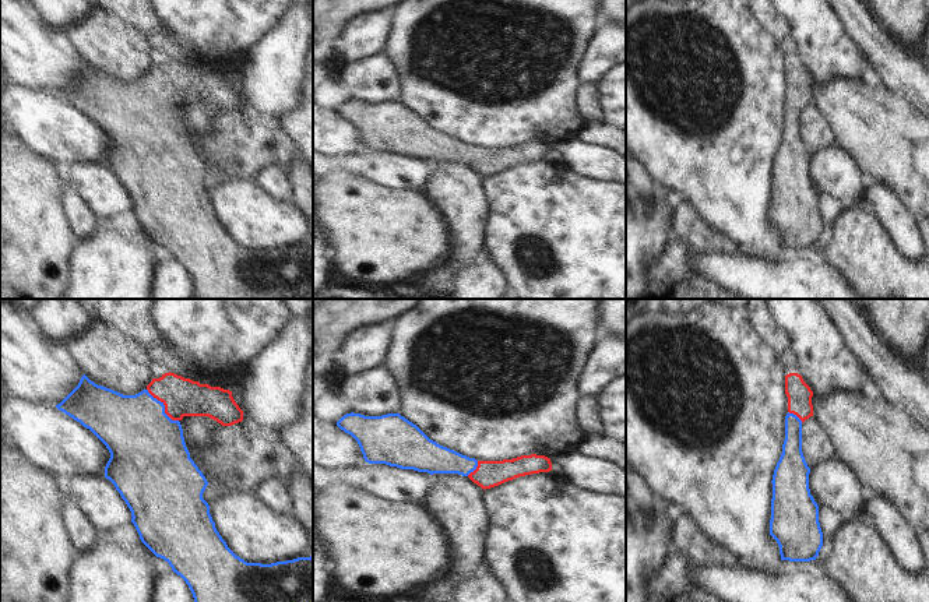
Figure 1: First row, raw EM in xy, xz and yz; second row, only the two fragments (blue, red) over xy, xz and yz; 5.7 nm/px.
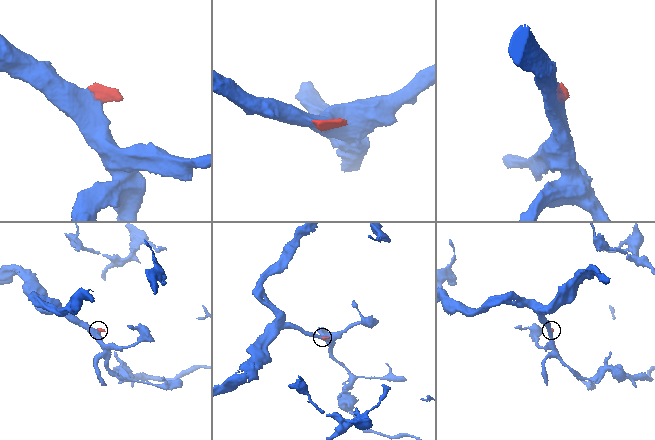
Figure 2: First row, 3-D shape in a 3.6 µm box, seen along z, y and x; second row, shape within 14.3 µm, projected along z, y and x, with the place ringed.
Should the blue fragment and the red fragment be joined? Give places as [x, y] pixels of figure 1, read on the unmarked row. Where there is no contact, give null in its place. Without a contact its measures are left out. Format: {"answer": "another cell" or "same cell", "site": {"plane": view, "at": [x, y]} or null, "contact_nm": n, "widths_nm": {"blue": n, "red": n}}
{"answer": "same cell", "site": {"plane": "xy", "at": [164, 94]}, "contact_nm": 260, "widths_nm": {"blue": 420, "red": 220}}

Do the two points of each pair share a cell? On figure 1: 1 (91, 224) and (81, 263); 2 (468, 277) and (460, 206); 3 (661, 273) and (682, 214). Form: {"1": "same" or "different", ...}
{"1": "different", "2": "different", "3": "different"}

